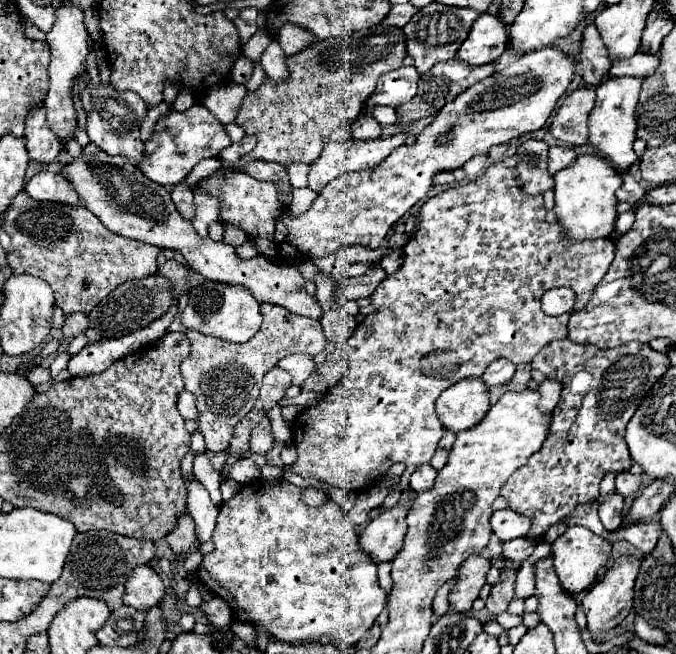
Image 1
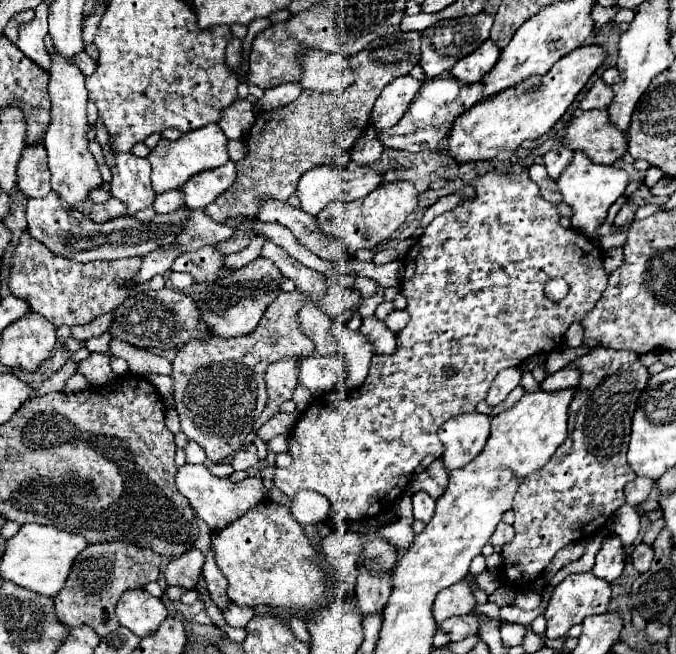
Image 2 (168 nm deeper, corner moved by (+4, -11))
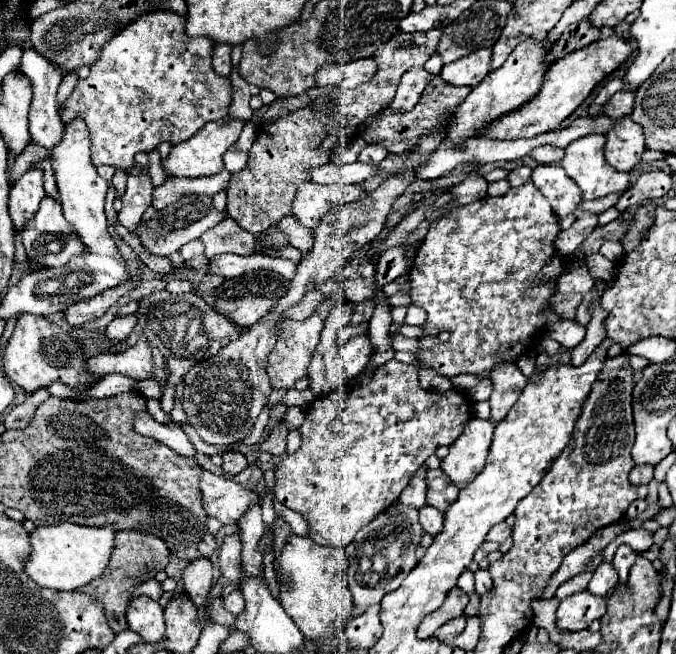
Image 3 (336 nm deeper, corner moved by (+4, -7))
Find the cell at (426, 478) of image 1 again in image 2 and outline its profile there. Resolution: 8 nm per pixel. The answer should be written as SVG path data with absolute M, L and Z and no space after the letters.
M416 492L412 502L414 502L414 518L416 520L422 520L422 522L432 520L432 516L434 516L434 500L426 492Z

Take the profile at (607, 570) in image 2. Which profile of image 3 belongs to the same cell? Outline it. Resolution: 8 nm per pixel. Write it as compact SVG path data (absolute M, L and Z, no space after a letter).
M600 562L588 584L588 590L596 596L608 596L618 584L618 574L610 562Z

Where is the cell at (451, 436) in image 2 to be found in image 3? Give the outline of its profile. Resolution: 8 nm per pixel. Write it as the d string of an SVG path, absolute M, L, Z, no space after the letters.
M472 418L450 446L450 452L442 460L440 468L454 484L458 484L458 488L472 480L472 476L476 476L476 472L484 466L492 442L492 430L494 424L490 420Z

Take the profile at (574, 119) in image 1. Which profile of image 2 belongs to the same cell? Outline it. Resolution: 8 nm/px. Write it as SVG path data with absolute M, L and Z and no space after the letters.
M606 110L580 112L576 120L568 124L562 140L546 140L536 152L542 156L560 144L572 150L582 150L592 158L592 162L604 166L614 164L628 150L626 132L620 132L614 124L608 124Z

